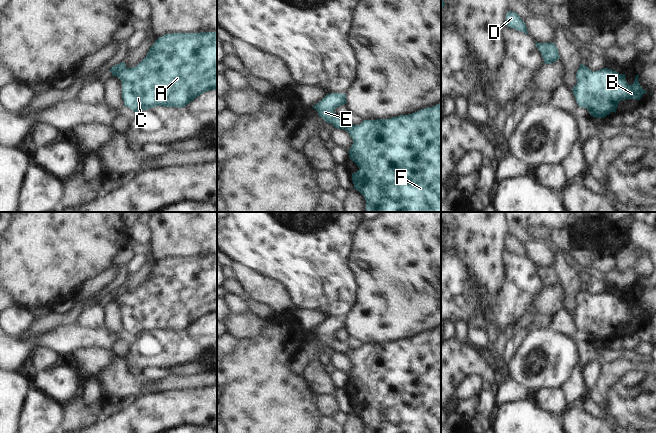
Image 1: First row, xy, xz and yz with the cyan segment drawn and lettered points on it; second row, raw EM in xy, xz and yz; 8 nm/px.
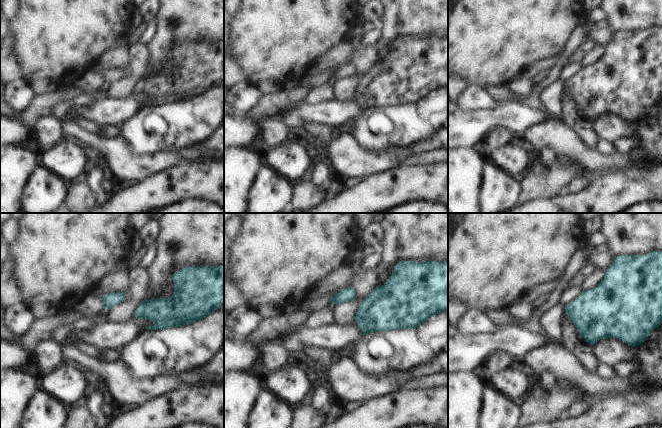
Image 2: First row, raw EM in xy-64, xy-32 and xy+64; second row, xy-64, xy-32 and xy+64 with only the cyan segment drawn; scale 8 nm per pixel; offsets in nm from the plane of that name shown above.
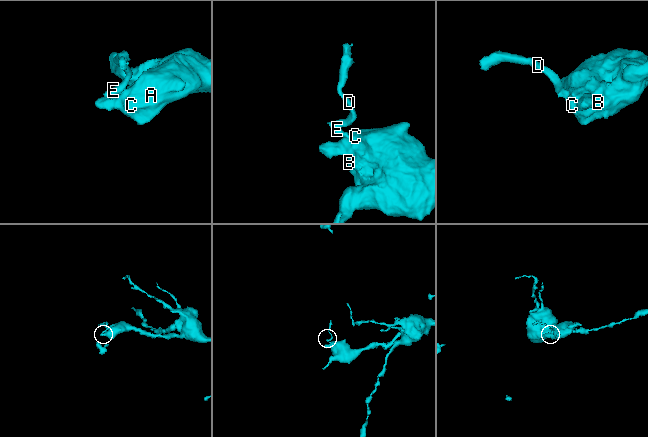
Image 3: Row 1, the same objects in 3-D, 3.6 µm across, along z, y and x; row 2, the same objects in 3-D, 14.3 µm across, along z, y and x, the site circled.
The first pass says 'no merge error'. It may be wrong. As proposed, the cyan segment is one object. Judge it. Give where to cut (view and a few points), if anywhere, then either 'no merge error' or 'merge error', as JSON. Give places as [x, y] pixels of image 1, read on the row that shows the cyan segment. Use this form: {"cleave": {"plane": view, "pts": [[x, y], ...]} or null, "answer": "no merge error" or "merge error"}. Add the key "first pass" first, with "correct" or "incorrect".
{"first pass": "incorrect", "cleave": {"plane": "xy", "pts": [[126, 67], [116, 75]]}, "answer": "merge error"}

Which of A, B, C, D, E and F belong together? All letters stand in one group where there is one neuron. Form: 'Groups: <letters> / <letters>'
Groups: A B C F / D E

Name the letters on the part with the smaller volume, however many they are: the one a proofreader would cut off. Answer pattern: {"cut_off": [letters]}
{"cut_off": ["D", "E"]}

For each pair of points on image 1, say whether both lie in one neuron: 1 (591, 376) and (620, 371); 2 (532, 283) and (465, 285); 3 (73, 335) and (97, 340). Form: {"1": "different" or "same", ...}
{"1": "different", "2": "same", "3": "same"}

